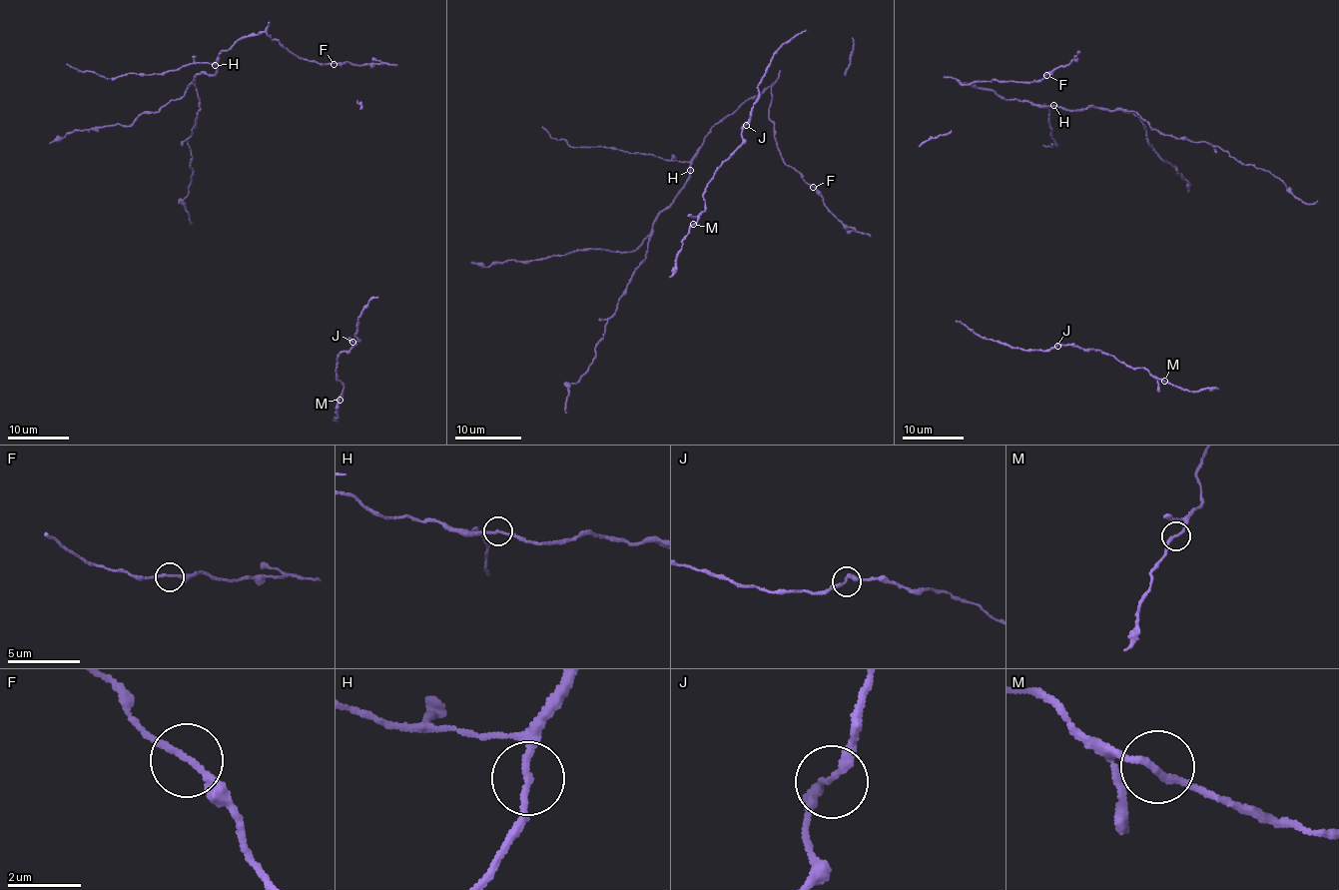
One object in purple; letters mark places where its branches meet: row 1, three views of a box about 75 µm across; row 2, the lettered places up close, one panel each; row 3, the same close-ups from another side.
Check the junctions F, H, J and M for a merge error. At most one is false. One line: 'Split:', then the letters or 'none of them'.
Split: none of them

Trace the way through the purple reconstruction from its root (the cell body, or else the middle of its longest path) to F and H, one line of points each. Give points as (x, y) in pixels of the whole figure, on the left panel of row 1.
F: (318, 64), (334, 64)
H: (318, 64), (299, 57), (265, 31), (237, 39), (230, 49), (219, 53), (216, 66)

